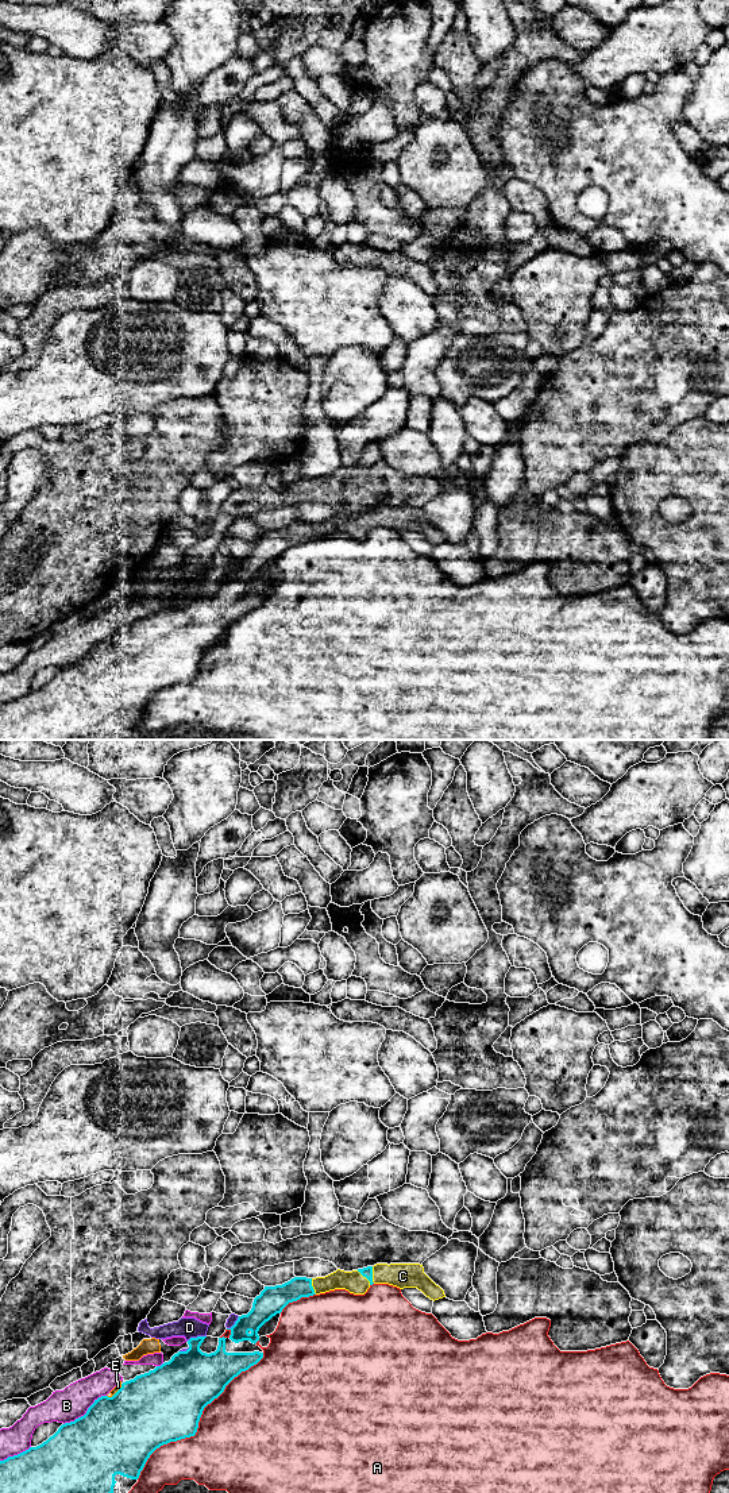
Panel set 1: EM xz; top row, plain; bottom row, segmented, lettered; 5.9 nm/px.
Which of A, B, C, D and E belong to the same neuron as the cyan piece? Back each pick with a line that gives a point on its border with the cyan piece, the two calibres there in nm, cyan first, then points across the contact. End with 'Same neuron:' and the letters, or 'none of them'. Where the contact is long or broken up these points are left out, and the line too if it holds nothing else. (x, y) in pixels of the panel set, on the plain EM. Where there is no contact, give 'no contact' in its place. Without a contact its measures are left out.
C: meets cyan in xz at (366, 521); 60 nm thick on the cyan side, 140 nm on the other
Same neuron: C

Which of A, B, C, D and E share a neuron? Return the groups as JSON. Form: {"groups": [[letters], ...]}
{"groups": [["A"], ["B"], ["C"], ["D", "E"]]}

